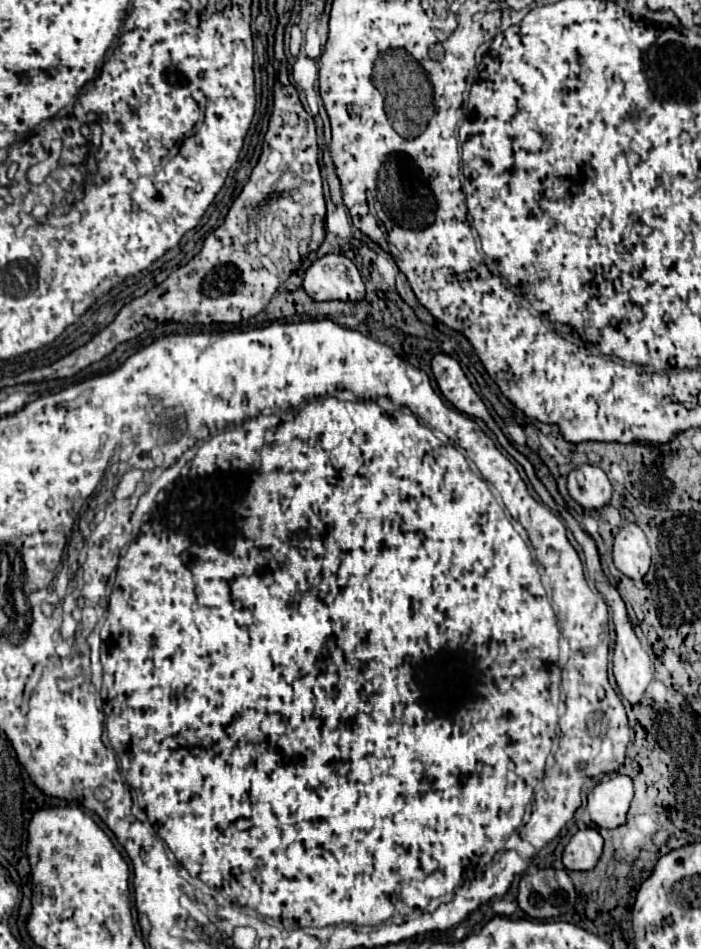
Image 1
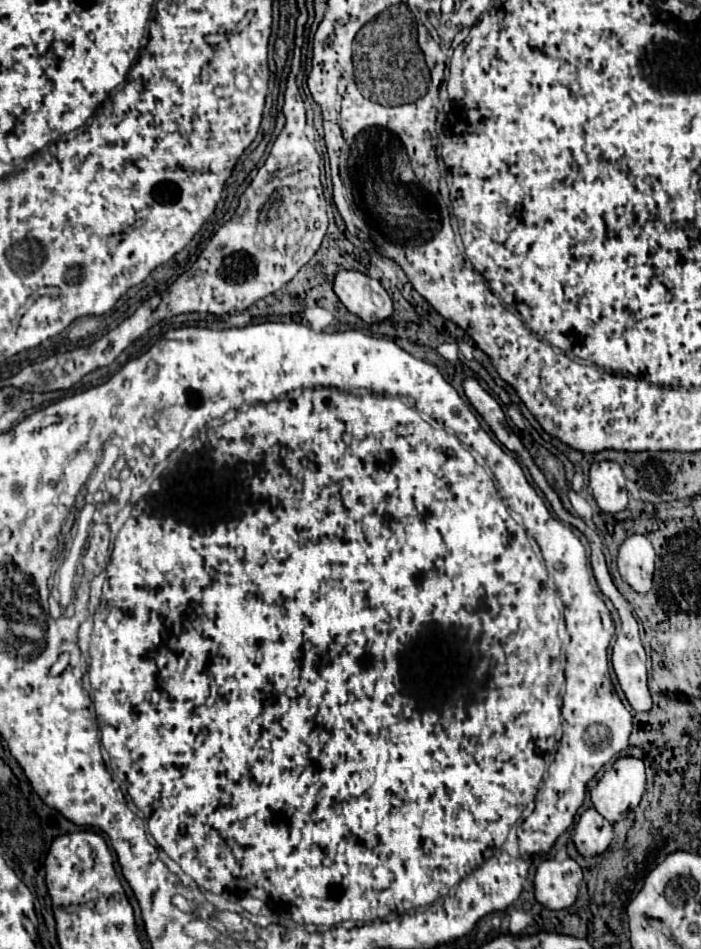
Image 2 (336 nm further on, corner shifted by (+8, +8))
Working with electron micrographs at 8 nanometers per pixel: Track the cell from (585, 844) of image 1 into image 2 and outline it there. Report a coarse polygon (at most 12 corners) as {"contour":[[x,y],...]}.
{"contour":[[594,808],[574,828],[580,856],[602,854],[612,842],[612,824]]}

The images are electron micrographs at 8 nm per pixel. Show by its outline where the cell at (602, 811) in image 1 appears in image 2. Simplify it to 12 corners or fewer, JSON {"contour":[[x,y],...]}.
{"contour":[[618,758],[590,790],[594,808],[618,822],[646,786],[644,762]]}

